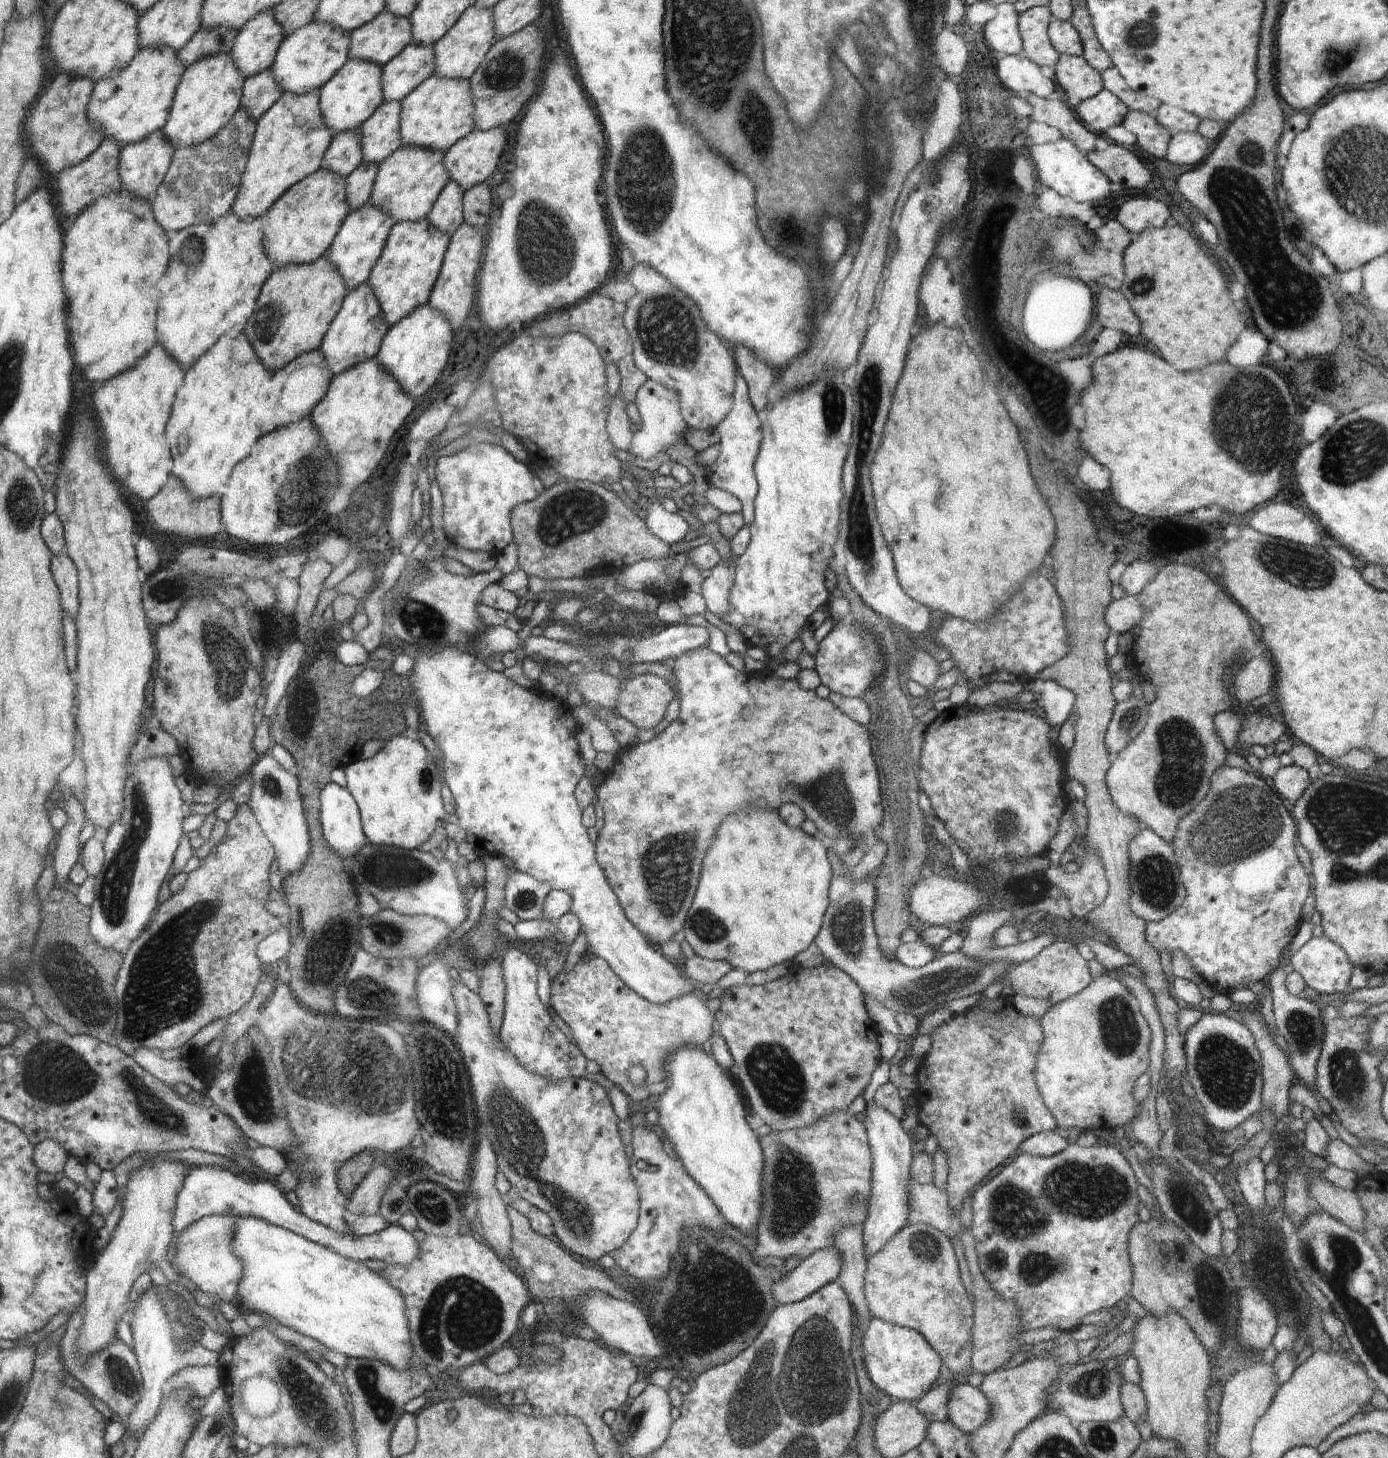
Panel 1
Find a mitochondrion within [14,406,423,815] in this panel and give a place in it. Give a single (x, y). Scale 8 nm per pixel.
(300, 491)

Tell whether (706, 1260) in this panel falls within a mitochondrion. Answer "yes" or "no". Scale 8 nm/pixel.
yes

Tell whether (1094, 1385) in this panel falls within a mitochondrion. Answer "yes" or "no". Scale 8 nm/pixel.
yes

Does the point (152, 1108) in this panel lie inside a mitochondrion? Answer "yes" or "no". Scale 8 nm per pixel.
yes

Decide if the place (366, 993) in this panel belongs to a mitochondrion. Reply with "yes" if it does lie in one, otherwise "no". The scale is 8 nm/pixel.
yes

